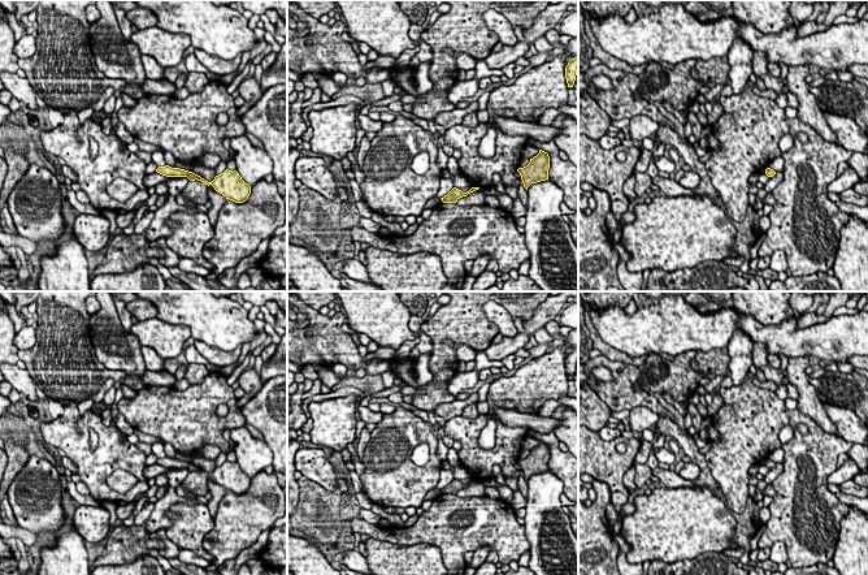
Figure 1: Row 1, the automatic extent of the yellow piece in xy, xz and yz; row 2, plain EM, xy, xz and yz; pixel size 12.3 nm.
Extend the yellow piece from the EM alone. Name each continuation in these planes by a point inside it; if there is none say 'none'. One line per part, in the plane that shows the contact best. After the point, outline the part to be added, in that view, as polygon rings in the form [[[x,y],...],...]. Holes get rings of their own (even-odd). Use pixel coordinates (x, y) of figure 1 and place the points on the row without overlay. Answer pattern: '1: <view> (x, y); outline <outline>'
none

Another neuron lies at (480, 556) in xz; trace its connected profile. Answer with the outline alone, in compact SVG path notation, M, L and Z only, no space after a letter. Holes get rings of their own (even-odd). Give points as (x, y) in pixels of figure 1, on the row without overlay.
M481 546L477 550L474 550L473 558L470 563L466 563L466 566L473 567L473 568L478 568L483 562L486 562L486 558L490 553L490 548L489 546Z

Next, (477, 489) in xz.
M478 480L466 488L457 490L457 497L482 497L485 496L485 485Z

